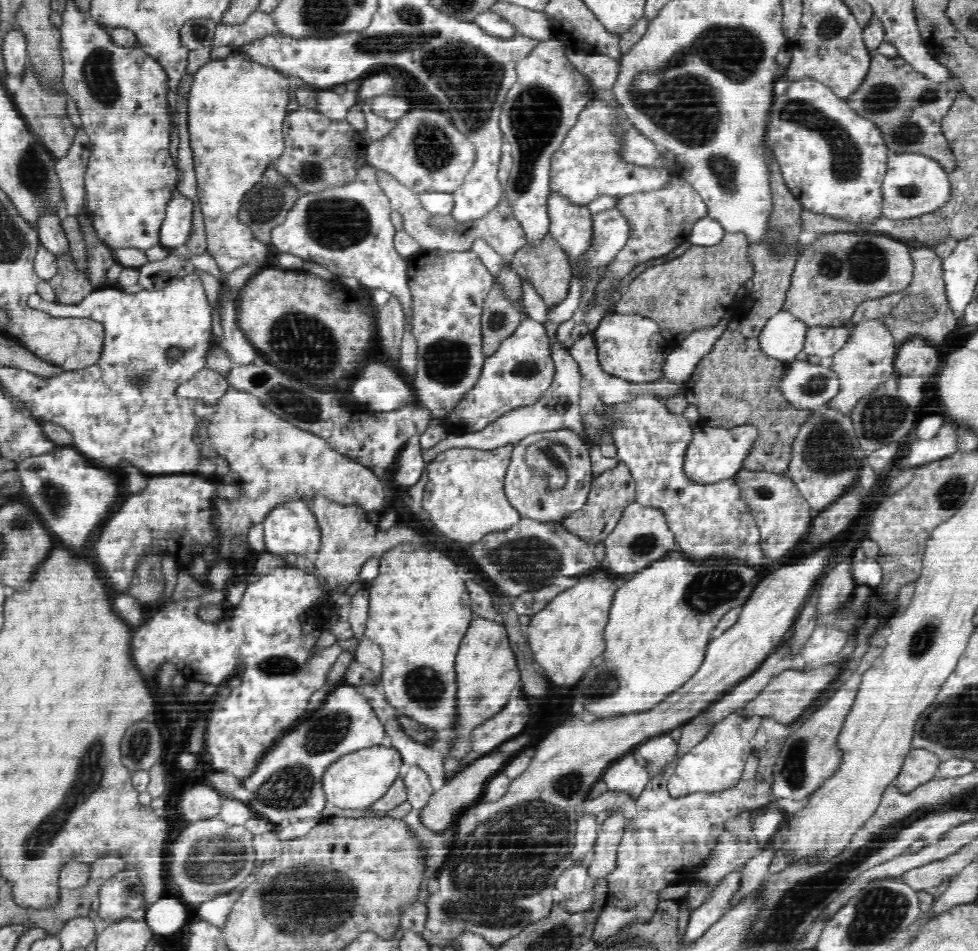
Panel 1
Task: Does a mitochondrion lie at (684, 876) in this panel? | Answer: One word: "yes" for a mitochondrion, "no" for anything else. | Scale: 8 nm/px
no

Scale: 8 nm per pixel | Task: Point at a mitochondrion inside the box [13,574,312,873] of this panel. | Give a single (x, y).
(88, 777)

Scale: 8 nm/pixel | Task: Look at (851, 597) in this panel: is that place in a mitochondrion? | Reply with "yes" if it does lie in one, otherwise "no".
no

